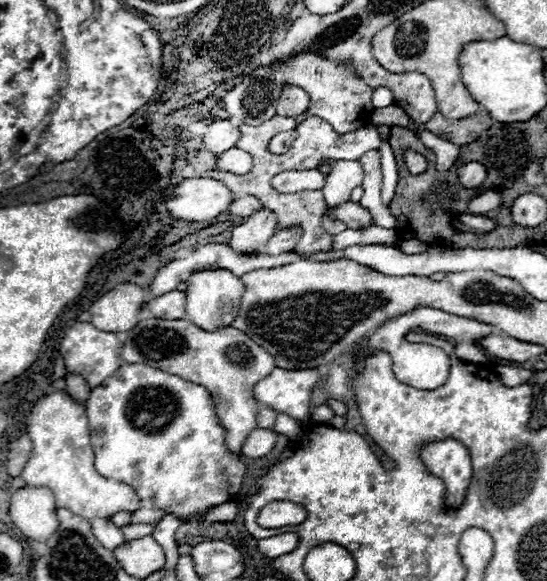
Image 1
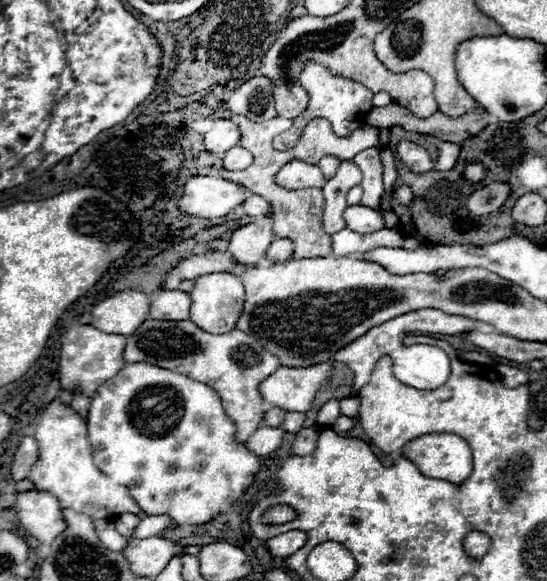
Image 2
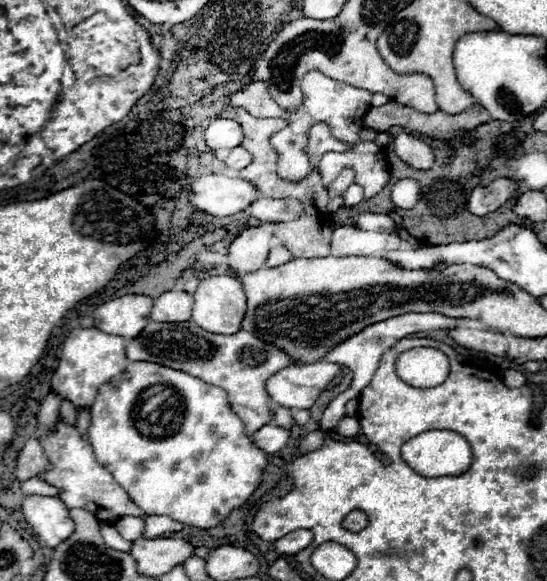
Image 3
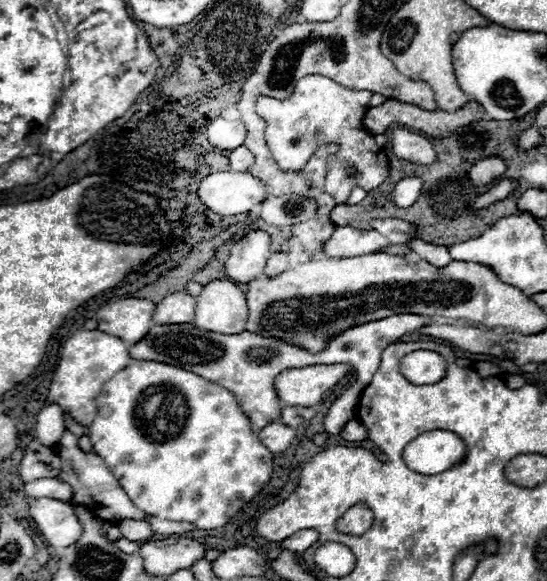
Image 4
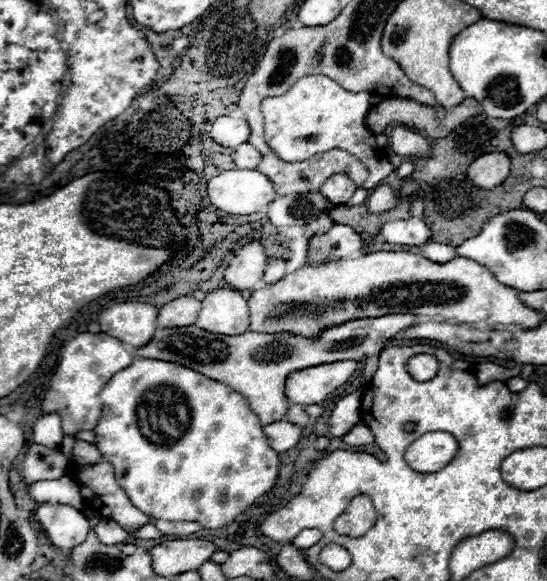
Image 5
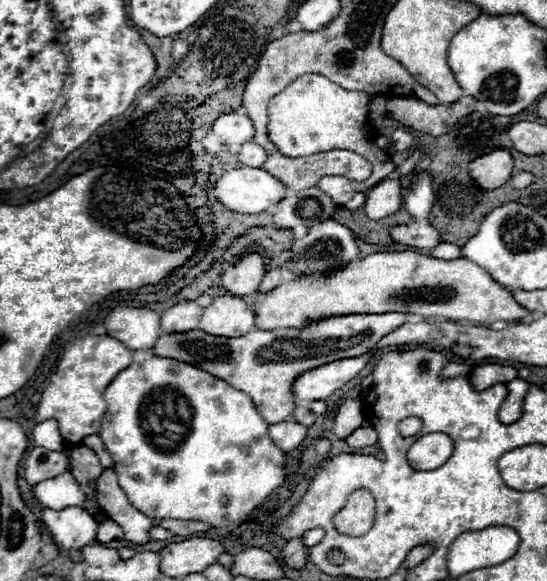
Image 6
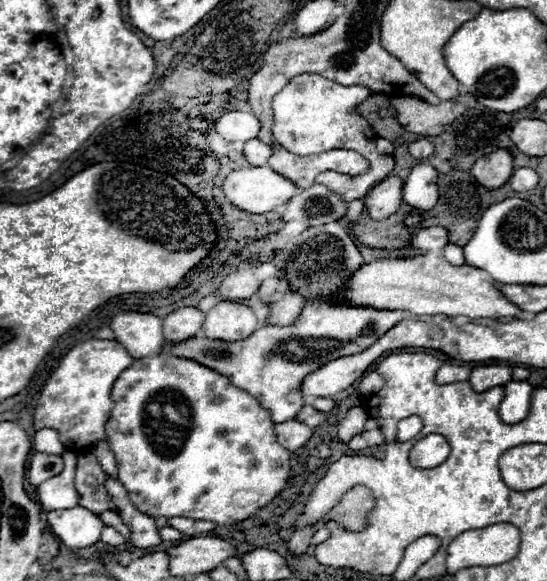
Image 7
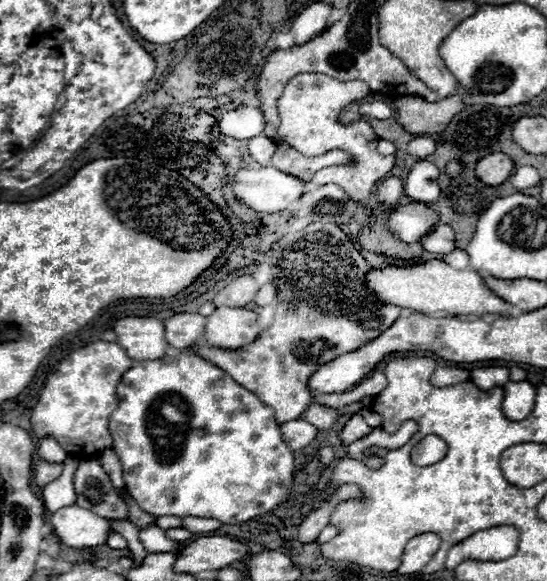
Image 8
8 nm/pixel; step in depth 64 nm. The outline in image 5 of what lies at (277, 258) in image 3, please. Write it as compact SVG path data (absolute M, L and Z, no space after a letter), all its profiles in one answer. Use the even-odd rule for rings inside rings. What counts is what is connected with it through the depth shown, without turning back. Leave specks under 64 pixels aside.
M274 260L268 264L266 272L264 272L264 282L266 284L276 284L276 280L286 276L286 262L284 260Z

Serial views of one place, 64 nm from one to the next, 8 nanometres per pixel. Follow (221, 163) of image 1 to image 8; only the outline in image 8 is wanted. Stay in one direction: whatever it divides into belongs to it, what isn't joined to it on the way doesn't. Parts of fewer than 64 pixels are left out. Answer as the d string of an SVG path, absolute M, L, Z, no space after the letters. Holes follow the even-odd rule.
M264 134L254 136L254 138L250 138L250 142L248 142L248 150L250 150L252 158L258 160L258 162L262 162L262 164L266 164L266 162L274 156L276 146L278 146L276 140L272 140L272 138L264 136Z

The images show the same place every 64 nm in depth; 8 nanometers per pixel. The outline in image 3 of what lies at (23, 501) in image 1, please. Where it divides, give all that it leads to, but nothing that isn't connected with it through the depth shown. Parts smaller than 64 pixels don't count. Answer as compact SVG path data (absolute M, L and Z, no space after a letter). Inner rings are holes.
M26 496L22 502L22 512L38 538L50 548L56 548L60 542L68 540L76 530L74 520L60 498Z

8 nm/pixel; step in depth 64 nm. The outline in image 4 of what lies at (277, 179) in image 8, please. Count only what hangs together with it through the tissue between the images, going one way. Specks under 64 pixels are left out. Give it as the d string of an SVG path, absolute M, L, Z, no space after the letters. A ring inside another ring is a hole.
M214 172L200 182L200 200L222 216L252 212L258 208L268 190L256 176L248 172Z

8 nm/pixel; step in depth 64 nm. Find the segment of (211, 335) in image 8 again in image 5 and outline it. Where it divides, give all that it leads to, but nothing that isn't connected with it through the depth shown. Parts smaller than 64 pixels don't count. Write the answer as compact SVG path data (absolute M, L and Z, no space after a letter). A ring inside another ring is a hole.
M230 288L206 294L200 316L196 320L198 328L224 336L244 334L248 332L248 324L250 324L248 302L242 298L240 292Z

